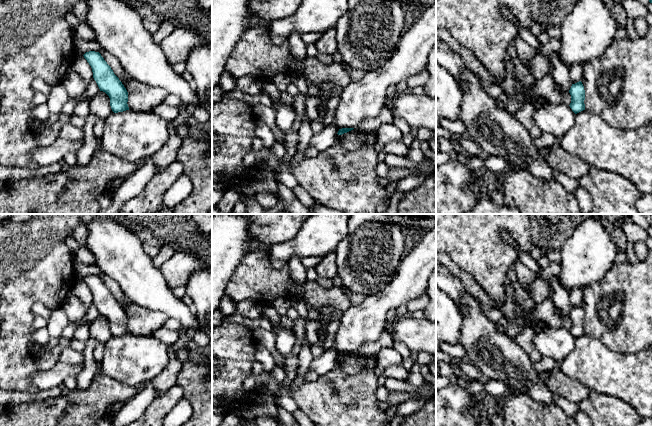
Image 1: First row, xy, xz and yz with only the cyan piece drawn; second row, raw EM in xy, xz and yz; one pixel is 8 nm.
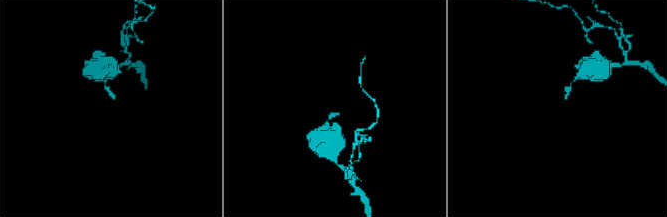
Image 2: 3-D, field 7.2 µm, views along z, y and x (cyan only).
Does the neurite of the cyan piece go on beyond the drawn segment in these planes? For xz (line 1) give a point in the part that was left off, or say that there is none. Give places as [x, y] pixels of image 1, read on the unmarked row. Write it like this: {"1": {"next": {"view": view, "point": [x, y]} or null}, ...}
{"1": {"next": null}}

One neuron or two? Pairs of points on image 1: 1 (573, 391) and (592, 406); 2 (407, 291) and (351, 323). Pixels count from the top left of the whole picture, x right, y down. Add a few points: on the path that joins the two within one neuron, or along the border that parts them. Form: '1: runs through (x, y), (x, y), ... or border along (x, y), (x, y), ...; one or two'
1: border along (590, 391), (578, 405); two
2: runs through (393, 295), (381, 303), (365, 319); one

